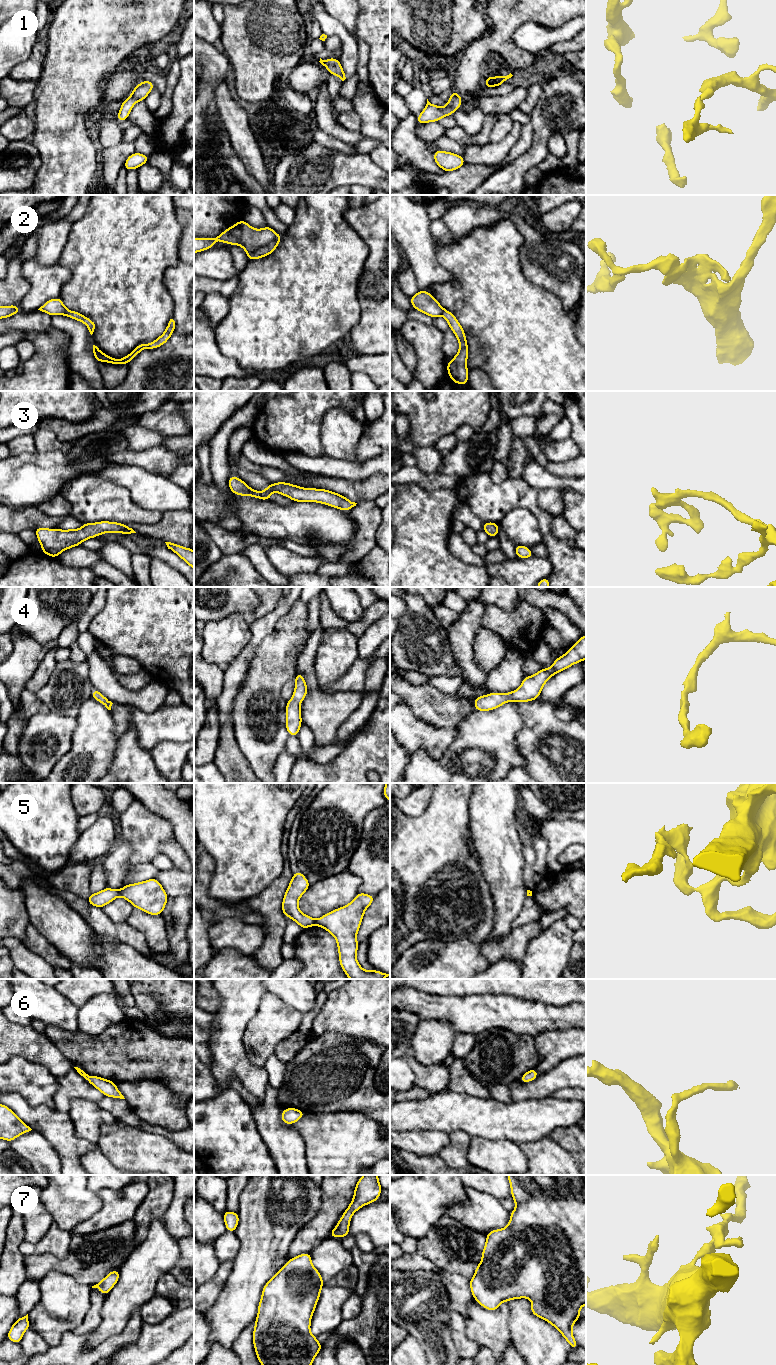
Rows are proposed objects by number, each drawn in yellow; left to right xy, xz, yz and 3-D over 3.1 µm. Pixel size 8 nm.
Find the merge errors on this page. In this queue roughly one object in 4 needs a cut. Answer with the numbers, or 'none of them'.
2, 5

